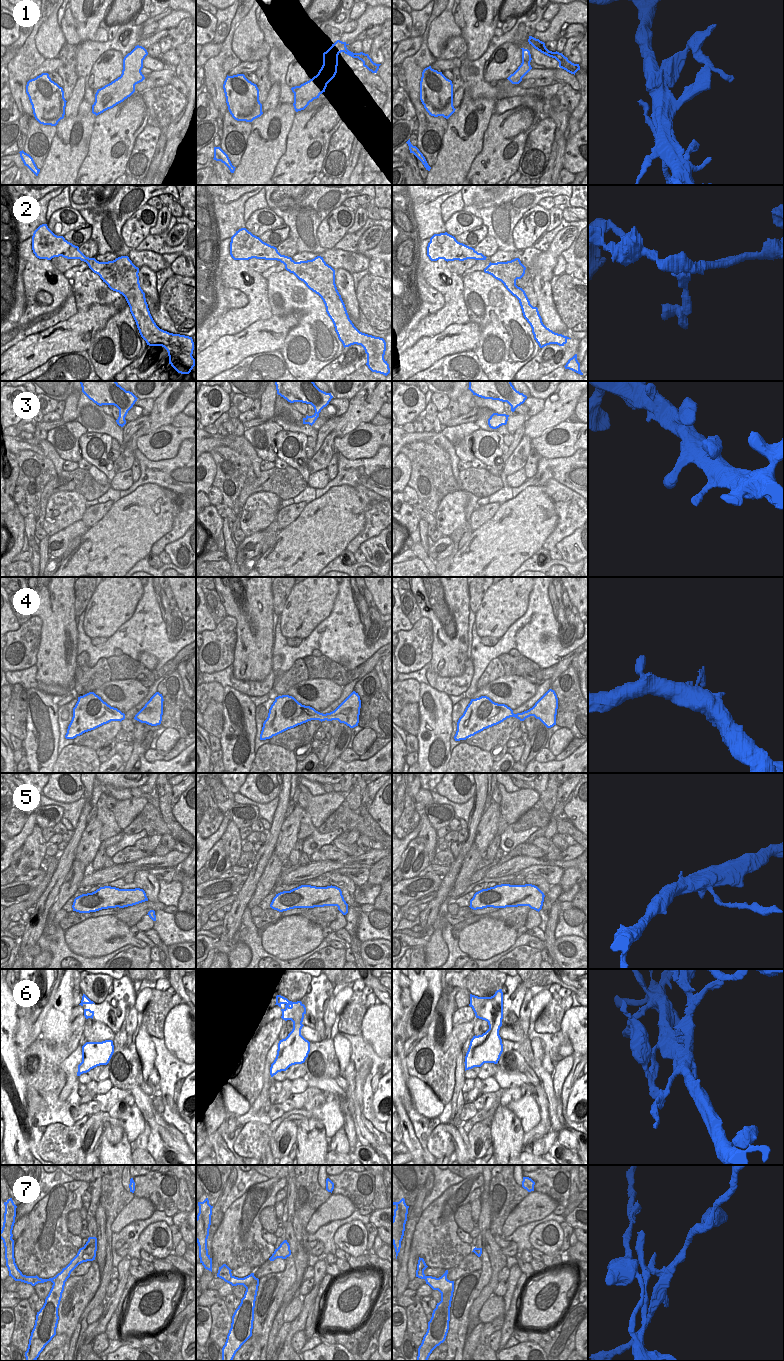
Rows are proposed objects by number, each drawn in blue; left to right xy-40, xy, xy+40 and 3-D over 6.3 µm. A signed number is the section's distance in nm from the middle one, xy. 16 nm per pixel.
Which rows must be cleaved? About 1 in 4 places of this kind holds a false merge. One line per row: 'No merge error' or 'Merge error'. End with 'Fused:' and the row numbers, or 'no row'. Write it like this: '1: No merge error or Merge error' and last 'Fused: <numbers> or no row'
1: Merge error
2: No merge error
3: No merge error
4: No merge error
5: No merge error
6: Merge error
7: Merge error
Fused: 1, 6, 7

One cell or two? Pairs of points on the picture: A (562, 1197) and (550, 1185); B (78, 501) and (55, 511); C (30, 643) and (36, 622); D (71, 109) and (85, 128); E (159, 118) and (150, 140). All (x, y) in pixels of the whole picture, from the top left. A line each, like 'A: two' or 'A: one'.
A: one
B: one
C: one
D: two
E: two

